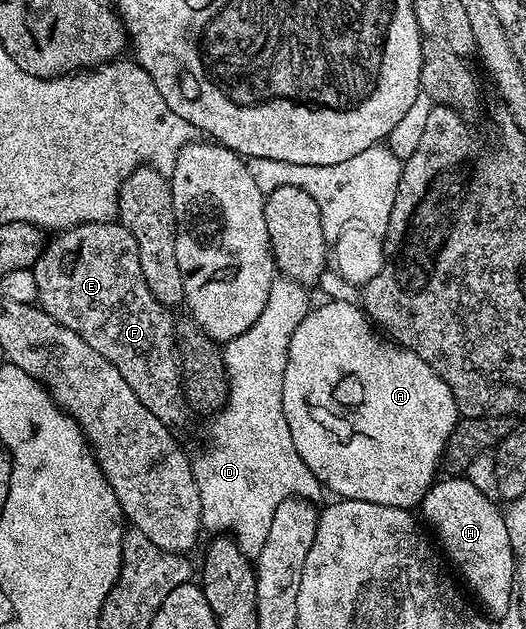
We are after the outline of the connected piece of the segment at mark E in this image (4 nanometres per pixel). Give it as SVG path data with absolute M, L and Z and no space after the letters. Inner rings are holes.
M117 221L77 223L74 227L59 230L55 235L58 236L51 243L49 240L43 246L32 268L34 284L38 290L38 303L43 311L47 311L53 319L60 321L60 325L80 333L80 337L84 337L84 341L88 341L88 345L92 345L92 349L100 353L100 357L107 359L110 355L108 343L112 339L108 339L108 327L110 327L108 323L110 323L110 313L114 315L114 311L120 309L120 305L116 307L118 299L148 301L150 309L156 307L158 311L160 306L160 309L164 309L164 313L172 313L171 308L156 301L156 297L152 297L152 289L148 289L148 281L144 281L144 273L140 269L140 253L136 245L136 237L132 237L132 233L128 233L128 229L124 229L121 223Z

